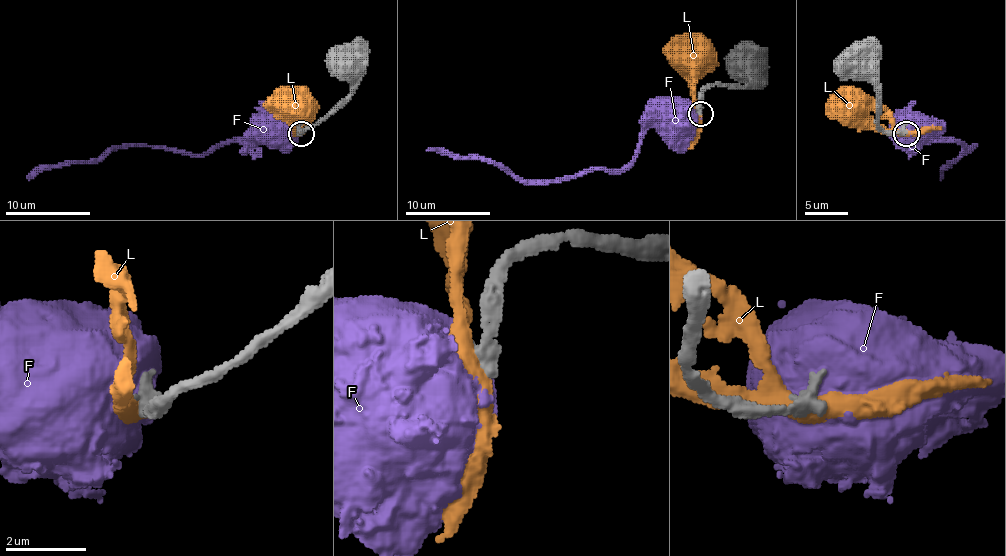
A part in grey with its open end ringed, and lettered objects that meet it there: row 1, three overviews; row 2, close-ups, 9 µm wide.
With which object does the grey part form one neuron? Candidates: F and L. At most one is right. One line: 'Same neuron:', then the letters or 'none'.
Same neuron: none

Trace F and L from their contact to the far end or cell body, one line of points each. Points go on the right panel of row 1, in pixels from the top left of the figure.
F: (904, 127), (902, 142), (906, 131)
L: (902, 131), (879, 131), (853, 110)

